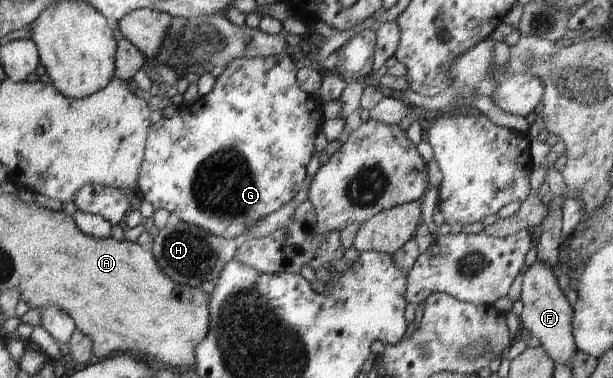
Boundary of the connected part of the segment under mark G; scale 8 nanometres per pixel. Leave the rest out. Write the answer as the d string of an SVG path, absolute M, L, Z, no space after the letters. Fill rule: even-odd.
M290 51L281 52L278 56L240 57L226 65L225 70L216 78L211 92L201 96L190 105L182 105L179 114L170 118L162 118L158 122L151 123L147 132L144 160L138 173L138 191L142 200L147 200L155 210L168 210L173 218L182 220L194 226L204 228L206 232L212 232L216 236L226 239L241 239L246 228L254 226L260 218L276 212L284 204L288 204L303 188L306 178L307 166L316 157L314 153L314 140L323 124L322 103L304 92L298 86L297 69L299 64L292 58Z

